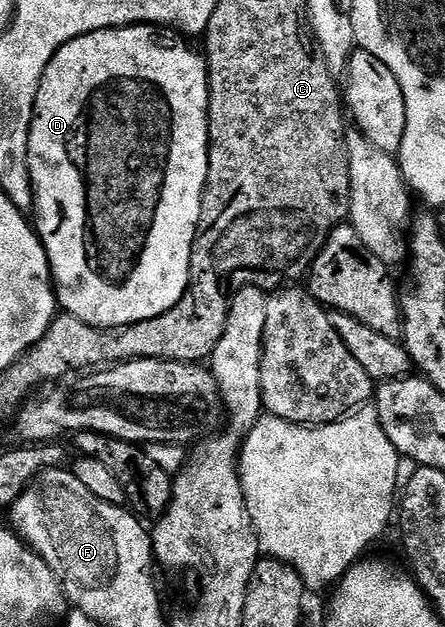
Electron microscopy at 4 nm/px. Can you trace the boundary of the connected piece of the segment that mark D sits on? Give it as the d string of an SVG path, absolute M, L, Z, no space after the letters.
M144 24L84 34L63 44L59 52L55 52L39 84L29 133L29 175L33 181L33 210L37 214L35 229L49 257L58 307L100 330L114 330L120 326L139 324L143 320L155 320L175 308L189 287L191 252L209 167L209 68L198 51L196 54L191 47L181 46L180 40L176 33Z

